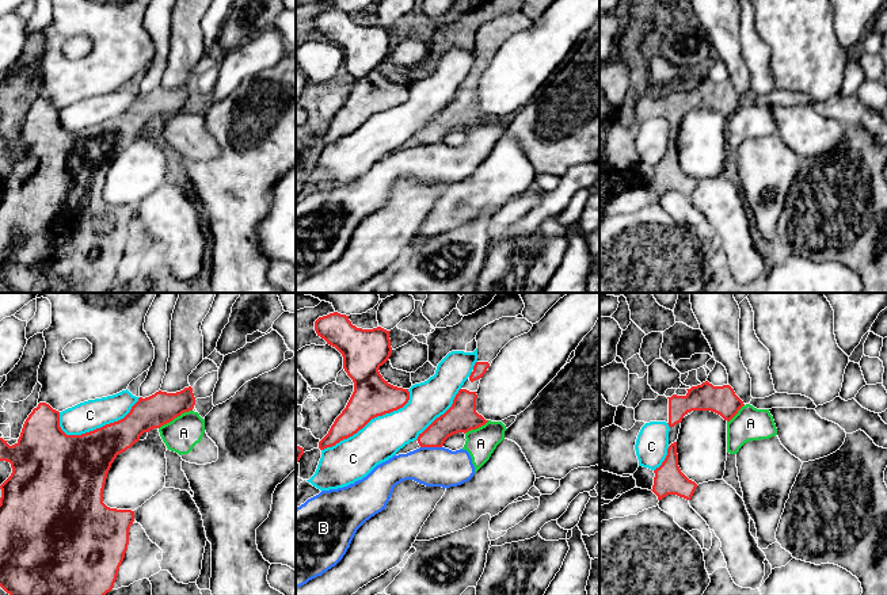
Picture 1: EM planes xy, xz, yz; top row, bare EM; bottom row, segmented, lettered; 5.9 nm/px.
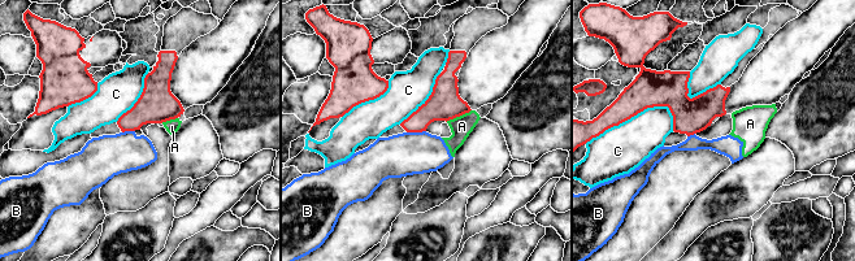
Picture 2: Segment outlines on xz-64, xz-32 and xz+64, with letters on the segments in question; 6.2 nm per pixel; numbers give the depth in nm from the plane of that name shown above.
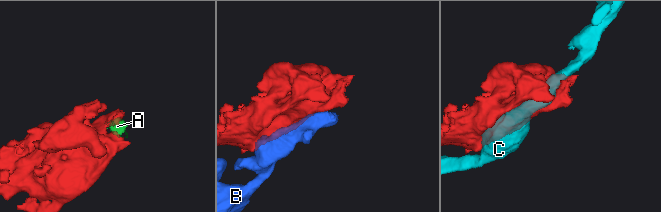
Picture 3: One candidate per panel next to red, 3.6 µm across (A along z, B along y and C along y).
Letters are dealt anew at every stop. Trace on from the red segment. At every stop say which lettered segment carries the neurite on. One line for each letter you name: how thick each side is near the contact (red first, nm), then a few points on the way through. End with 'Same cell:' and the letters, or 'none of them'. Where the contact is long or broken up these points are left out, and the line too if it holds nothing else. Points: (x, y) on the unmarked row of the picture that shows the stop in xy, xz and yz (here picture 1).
Same cell: none of them

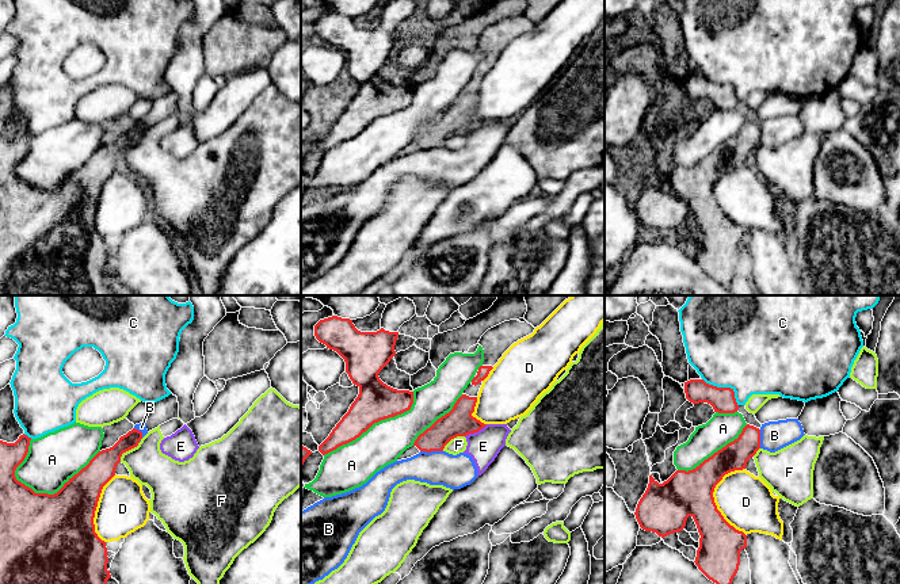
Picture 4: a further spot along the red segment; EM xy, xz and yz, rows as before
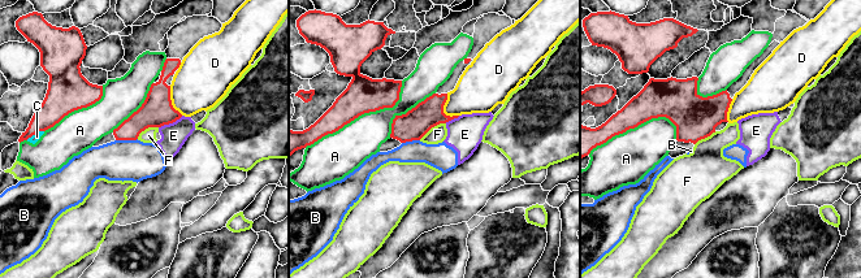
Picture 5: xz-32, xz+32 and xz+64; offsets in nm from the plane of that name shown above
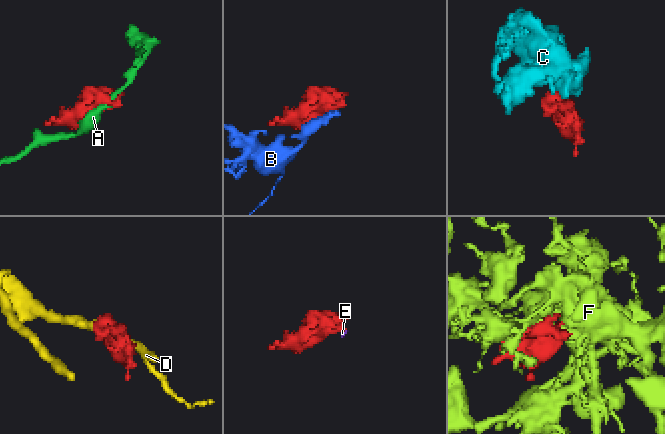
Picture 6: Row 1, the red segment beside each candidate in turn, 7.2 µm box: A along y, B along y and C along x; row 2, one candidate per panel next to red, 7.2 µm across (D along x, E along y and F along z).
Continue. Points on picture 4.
Same cell: none of them

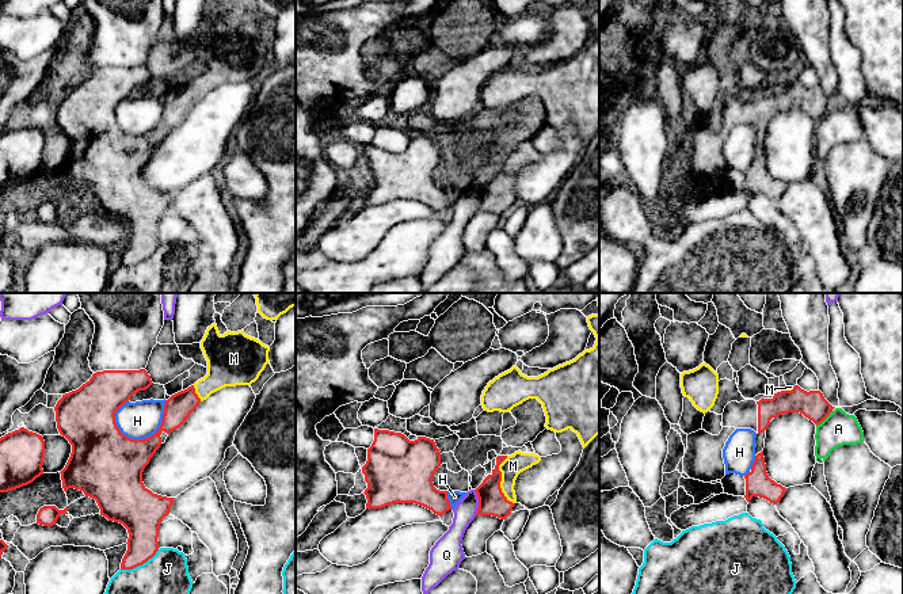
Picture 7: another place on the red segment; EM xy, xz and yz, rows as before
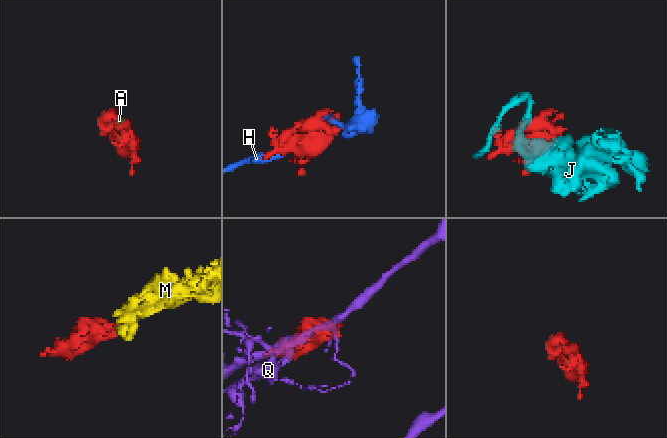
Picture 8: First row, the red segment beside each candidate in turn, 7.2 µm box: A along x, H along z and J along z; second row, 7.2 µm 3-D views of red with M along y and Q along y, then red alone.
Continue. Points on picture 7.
M: 160/120 nm | across xz (492, 198), (496, 194), (500, 176), (513, 162)
Same cell: M

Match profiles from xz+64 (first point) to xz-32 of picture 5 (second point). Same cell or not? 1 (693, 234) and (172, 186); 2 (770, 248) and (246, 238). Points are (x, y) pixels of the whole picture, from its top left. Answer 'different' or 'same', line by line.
1: same
2: same

